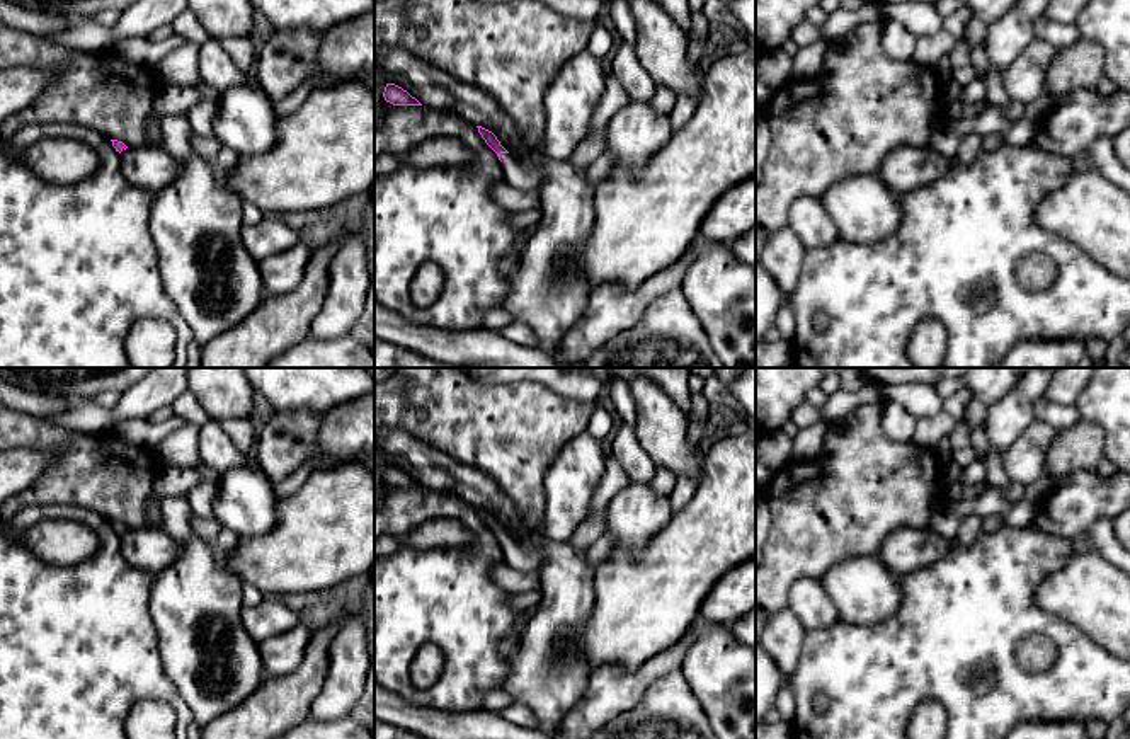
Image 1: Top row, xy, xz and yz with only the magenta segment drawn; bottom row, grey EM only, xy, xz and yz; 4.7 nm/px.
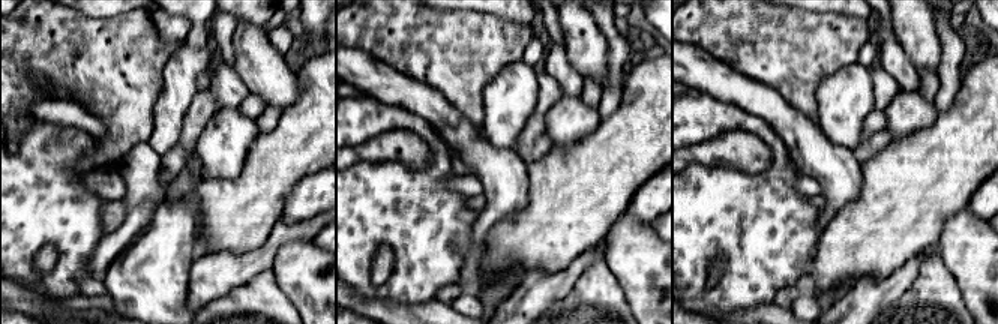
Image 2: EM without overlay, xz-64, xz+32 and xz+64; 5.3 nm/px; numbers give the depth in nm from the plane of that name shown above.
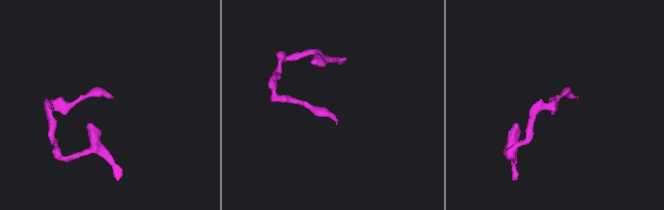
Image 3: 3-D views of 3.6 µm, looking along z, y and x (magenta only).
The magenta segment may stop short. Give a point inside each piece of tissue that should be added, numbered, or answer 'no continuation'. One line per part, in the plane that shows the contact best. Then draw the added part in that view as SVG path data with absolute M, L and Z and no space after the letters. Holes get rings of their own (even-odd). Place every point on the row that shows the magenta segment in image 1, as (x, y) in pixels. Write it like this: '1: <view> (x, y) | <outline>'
1: xz (526, 176) | M500 153L500 160L509 186L539 196L543 167L536 160L519 162L511 153Z

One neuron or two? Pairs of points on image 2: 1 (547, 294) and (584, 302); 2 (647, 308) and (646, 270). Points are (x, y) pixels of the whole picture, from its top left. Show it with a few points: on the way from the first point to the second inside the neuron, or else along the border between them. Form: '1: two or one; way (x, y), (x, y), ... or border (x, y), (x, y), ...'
1: two; border (586, 269), (577, 284), (548, 308)
2: one; way (647, 299), (647, 279)

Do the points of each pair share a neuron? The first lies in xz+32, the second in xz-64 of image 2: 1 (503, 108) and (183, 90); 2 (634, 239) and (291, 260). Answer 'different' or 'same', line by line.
1: same
2: same

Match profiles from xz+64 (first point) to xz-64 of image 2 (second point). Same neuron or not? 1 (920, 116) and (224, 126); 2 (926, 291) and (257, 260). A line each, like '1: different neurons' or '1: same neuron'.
1: same neuron
2: different neurons

